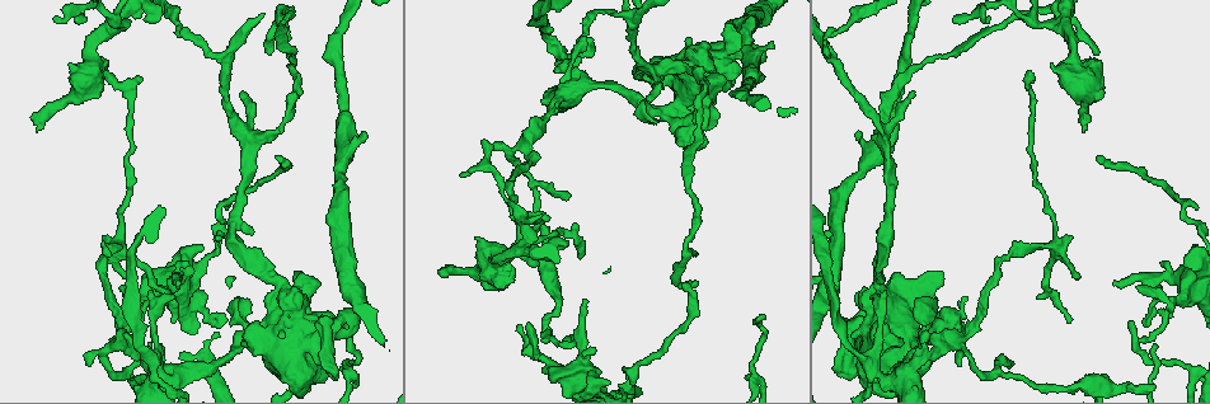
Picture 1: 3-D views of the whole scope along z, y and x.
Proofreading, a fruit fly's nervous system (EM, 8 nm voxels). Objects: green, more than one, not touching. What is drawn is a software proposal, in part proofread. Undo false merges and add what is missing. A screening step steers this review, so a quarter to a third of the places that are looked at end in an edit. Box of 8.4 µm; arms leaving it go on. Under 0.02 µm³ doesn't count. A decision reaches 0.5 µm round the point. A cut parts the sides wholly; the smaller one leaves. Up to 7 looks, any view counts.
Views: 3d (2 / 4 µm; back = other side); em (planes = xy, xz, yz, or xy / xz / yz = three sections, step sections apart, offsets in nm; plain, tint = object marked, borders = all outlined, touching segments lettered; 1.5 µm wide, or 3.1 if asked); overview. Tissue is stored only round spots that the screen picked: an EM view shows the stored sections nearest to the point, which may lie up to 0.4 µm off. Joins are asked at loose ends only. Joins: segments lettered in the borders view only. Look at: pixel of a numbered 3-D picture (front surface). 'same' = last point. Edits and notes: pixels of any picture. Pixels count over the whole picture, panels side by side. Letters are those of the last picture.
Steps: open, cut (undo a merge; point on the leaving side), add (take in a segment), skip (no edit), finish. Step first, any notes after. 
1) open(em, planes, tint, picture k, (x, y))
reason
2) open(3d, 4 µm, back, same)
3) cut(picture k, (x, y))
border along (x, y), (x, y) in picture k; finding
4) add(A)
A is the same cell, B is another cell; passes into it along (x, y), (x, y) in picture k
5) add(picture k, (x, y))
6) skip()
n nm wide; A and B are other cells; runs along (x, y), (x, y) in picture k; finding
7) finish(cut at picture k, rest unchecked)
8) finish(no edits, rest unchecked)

open(em, xz, step 4, borders, picture 1, (1083, 132))
an open end

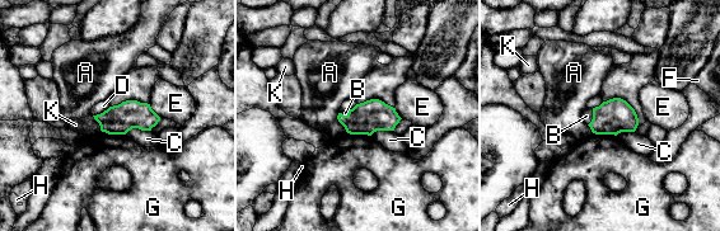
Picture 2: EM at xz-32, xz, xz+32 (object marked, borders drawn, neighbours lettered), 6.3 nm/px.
open(em, xy, step 8, borders, same)

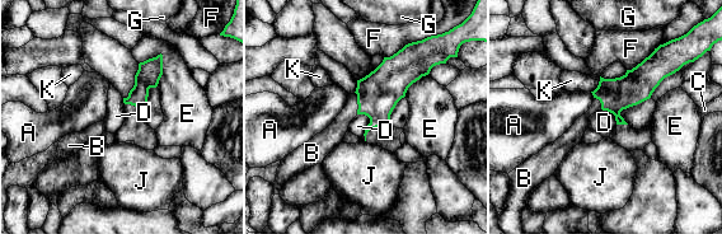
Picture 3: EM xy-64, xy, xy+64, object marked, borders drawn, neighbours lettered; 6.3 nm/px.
add(B)
B is the same cell, A, C, D, E, F, G, J and K are other cells; passes into it along (378, 93), (357, 103), (334, 132) in picture 3; it goes on there

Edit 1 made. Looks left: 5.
open(em, planes, borders, picture 1, (1114, 281))
free end

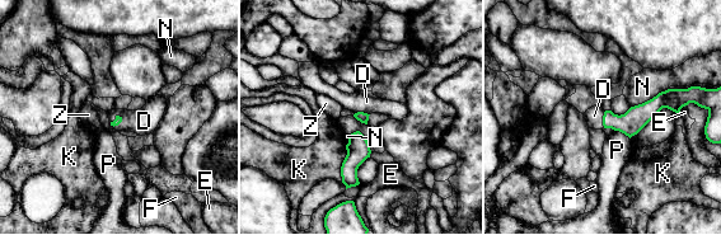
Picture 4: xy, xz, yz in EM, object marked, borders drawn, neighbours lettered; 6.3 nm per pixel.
add(D)
K touches over 240 nm; D is the same cell, E, F, K, N, P and Z are other cells; passes into it along (630, 123), (603, 120), (594, 116) in picture 4; the neuron continues

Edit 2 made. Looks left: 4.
open(overview)
see it whole again

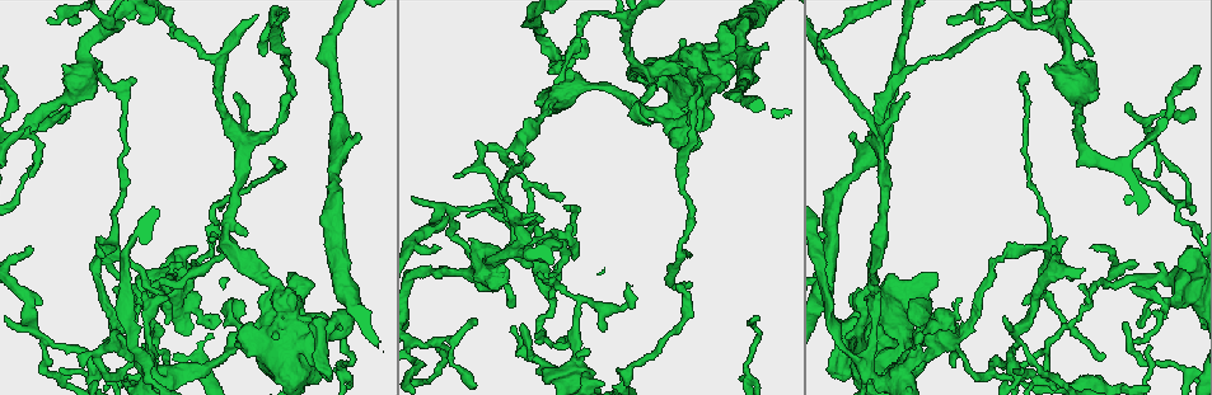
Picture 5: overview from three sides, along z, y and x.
open(em, xz, step 8, tint, picture 5, (670, 286))
an open end

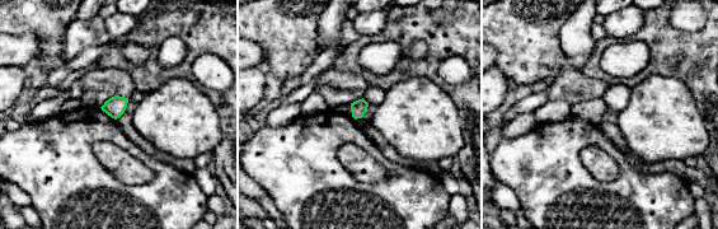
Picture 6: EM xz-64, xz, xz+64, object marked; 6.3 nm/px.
open(em, planes, borders, same)
cut it another way

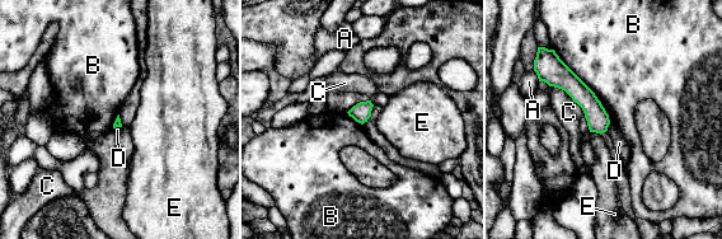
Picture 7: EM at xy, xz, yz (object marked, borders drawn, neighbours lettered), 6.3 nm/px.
skip()
A, B, C, D and E are other cells; no lettered segment goes on from it

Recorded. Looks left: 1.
finish(add at picture 3, add at picture 4, rest unchecked)

